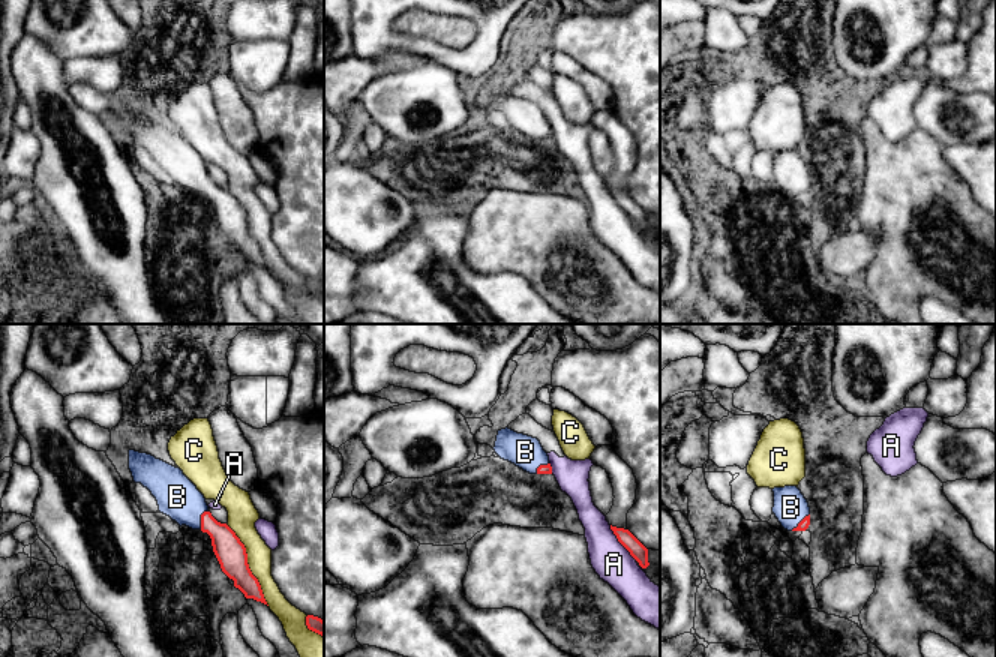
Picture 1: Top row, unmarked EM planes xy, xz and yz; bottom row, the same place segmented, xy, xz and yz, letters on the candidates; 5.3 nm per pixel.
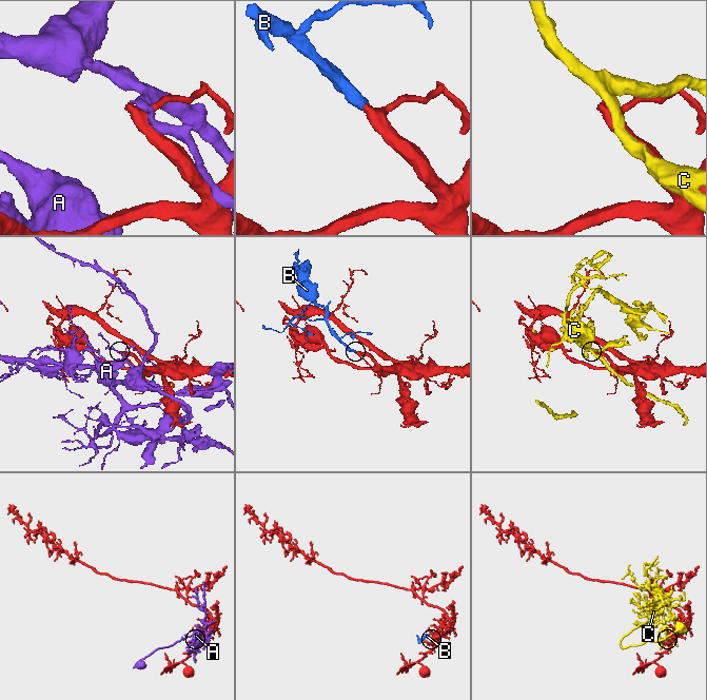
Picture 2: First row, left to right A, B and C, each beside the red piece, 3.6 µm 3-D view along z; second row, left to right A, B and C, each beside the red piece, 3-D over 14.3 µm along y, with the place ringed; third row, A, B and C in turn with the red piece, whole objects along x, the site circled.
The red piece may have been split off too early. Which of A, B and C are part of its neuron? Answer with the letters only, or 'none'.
B

